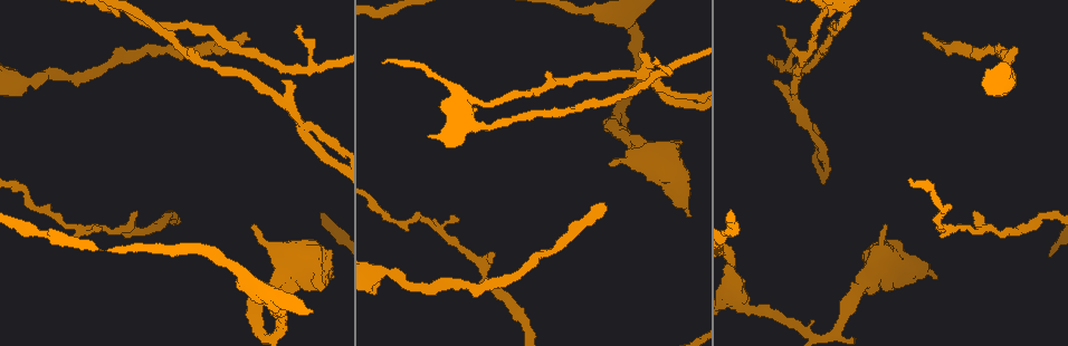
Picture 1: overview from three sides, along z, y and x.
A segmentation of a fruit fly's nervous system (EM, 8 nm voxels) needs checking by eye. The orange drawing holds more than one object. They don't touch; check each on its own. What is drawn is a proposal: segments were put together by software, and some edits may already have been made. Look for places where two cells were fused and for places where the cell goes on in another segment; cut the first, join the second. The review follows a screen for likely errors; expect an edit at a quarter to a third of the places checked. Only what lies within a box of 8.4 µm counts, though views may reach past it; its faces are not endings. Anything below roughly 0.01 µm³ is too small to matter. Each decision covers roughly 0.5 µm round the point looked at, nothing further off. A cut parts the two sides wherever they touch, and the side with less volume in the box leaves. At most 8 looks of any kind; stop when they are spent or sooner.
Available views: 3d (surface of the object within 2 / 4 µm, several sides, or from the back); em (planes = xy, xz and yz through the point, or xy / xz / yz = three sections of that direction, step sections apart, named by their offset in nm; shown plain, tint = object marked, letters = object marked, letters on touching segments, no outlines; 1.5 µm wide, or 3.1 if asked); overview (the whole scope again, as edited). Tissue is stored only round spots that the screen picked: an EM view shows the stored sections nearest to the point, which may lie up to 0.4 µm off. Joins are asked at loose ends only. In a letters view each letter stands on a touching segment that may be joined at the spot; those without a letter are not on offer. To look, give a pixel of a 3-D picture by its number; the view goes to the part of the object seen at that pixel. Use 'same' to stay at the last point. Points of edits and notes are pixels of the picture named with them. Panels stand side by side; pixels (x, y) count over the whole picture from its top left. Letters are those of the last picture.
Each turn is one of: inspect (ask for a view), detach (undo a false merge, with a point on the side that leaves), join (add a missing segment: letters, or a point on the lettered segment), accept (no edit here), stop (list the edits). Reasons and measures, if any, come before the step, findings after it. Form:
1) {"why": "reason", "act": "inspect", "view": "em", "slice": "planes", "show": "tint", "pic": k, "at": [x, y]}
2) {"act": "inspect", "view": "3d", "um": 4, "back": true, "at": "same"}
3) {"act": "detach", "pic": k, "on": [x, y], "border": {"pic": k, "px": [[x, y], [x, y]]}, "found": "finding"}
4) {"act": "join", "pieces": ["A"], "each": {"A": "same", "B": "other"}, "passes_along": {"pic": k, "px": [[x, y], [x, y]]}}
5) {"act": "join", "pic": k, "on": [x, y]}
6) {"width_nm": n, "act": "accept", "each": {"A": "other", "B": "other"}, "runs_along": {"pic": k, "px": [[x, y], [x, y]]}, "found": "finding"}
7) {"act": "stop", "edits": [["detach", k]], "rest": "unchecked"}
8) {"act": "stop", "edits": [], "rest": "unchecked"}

{"why": "branch point", "act": "inspect", "view": "em", "slice": "planes", "show": "tint", "pic": 1, "at": [986, 226]}

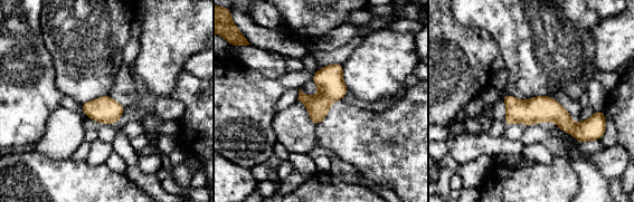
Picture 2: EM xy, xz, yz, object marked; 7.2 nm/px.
{"why": "see the neighbours", "act": "inspect", "view": "em", "slice": "planes", "show": "letters", "at": "same"}

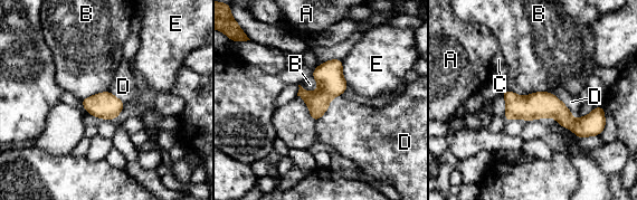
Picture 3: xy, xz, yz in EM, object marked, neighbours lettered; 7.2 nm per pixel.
{"act": "accept", "each": {"A": "other", "B": "other", "C": "other", "D": "other", "E": "other"}, "runs_along": {"pic": 3, "px": [[505, 94], [570, 123], [601, 111]]}, "found": "one cell here"}

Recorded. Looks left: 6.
{"why": "three-way junction", "act": "inspect", "view": "3d", "um": 4, "pic": 1, "at": [737, 297]}

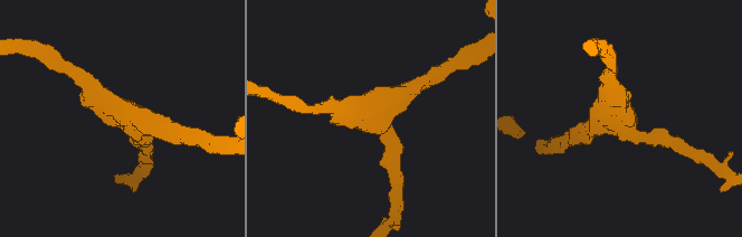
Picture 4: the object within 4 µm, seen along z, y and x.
{"arms": 3, "arm_widths_nm": [240, 320, 340], "why": "shape alone is not enough", "act": "inspect", "view": "em", "slice": "planes", "show": "tint", "pic": 4, "at": [131, 122]}

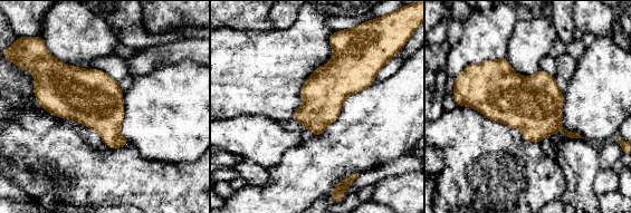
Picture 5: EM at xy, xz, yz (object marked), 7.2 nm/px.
{"why": "see the neighbours", "act": "inspect", "view": "em", "slice": "planes", "show": "letters", "at": "same"}

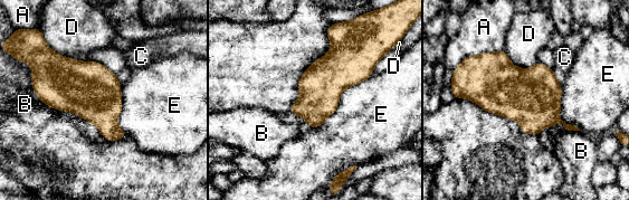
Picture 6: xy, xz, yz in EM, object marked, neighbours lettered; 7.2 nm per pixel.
{"width_nm": 300, "longest_contact_nm": ["E", 600], "act": "accept", "each": {"A": "other", "B": "other", "C": "other", "D": "other", "E": "other"}, "found": "continuous, no second cell"}

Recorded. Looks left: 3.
{"why": "two arms in line, one across", "act": "inspect", "view": "3d", "um": 4, "pic": 1, "at": [305, 123]}

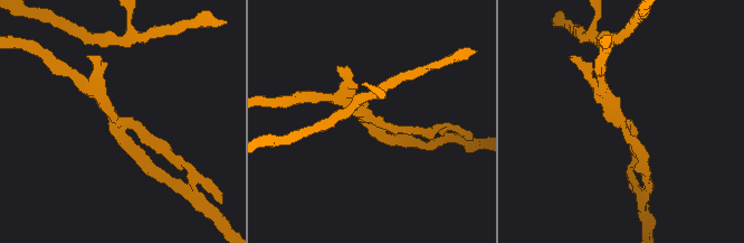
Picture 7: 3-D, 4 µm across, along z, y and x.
{"arms": 3, "arm_widths_nm": [170, 200, 200], "act": "inspect", "view": "em", "slice": "planes", "show": "letters", "pic": 7, "at": [621, 124]}

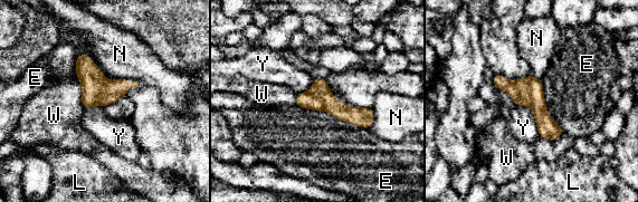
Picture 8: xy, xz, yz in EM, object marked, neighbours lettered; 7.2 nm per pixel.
{"longest_contact_nm": ["E", 550], "act": "detach", "pic": 8, "on": [519, 90], "each": {"E": "other", "L": "other", "N": "other", "W": "other", "Y": "other"}, "part_leaving": {"pic": 8, "px": [[316, 80], [342, 113], [370, 119]]}, "found": "a second cell is stuck on"}

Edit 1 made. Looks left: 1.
{"act": "stop", "edits": [["detach", 8]], "rest": "unchecked"}

